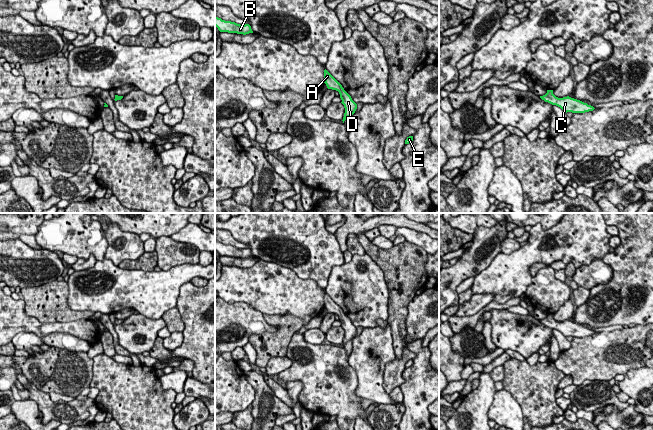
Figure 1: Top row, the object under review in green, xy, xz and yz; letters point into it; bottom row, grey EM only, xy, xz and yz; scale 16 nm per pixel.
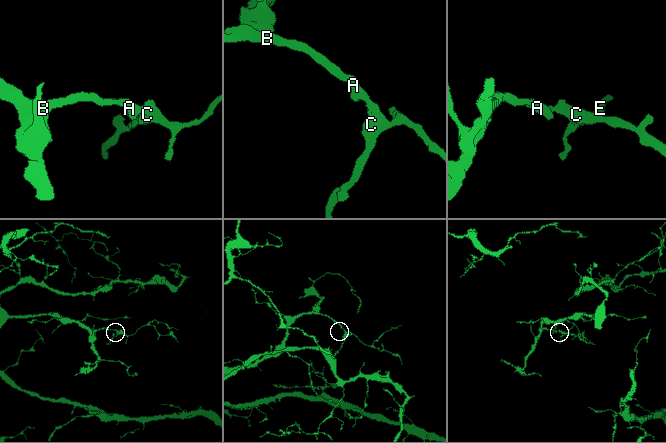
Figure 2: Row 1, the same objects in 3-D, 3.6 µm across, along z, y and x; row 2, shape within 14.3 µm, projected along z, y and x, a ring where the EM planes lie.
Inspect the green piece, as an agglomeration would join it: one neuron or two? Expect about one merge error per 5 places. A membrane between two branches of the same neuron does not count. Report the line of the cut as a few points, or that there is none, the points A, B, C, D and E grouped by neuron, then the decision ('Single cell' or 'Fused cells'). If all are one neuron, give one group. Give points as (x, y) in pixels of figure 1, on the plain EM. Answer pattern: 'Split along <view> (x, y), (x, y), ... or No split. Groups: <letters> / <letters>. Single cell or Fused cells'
No split. Groups: A B C D E. Single cell

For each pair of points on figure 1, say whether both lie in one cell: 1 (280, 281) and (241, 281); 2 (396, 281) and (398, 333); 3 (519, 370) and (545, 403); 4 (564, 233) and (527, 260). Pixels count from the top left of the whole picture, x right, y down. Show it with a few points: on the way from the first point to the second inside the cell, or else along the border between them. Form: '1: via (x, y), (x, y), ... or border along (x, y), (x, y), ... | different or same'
1: via (270, 281), (251, 281) | same
2: via (397, 294), (397, 320) | same
3: via (521, 378), (537, 395) | same
4: via (561, 244), (553, 250), (538, 251) | same

